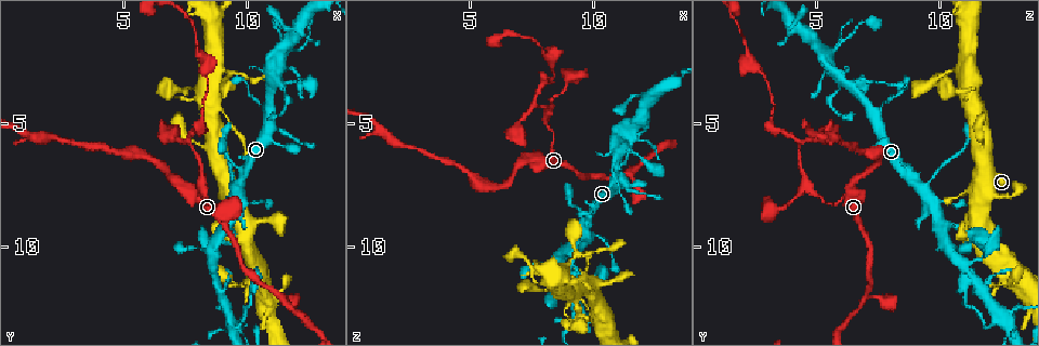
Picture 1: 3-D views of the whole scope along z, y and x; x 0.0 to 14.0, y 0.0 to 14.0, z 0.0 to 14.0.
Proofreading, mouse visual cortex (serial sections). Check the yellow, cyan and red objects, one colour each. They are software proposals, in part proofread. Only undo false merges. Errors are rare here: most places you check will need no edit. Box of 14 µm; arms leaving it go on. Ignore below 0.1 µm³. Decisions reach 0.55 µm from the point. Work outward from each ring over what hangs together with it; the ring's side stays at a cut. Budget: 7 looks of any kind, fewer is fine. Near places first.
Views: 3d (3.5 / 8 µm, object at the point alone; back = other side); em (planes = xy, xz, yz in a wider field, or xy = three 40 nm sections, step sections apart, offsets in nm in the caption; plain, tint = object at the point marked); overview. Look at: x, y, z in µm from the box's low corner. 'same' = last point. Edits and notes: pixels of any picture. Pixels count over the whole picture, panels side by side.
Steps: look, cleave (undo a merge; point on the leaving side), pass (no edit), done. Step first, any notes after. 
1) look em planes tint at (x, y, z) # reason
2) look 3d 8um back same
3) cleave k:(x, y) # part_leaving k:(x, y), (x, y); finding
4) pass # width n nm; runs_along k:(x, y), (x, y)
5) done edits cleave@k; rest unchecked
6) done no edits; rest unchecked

look 3d 8um at (7.6, 5.8, 4.2) # three arms meet

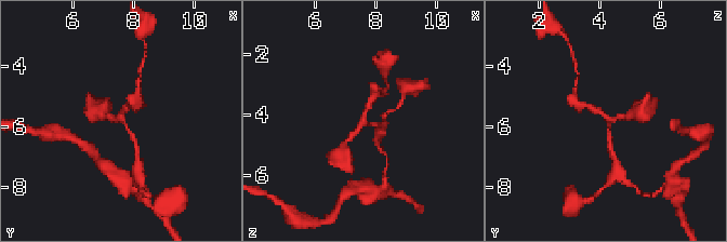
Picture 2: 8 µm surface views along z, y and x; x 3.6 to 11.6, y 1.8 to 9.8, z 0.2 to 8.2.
look em planes tint at (7.7, 5.7, 4.3) # arms 3; arm_widths 150, 200, 200 nm; shape alone is not enough

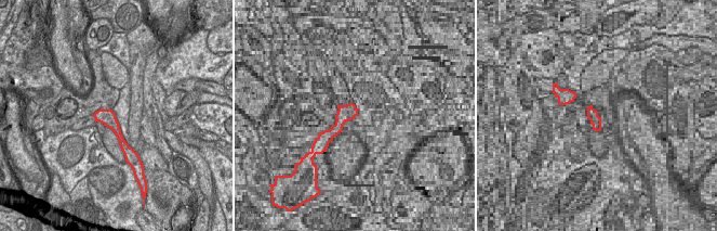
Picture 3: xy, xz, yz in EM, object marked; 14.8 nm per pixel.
pass # width 240 nm; runs_along 2:(611, 146), (606, 117), (583, 107); continuous, no second cell

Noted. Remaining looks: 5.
look 3d 3.5um back at (8.1, 1.9, 2.2) # sudden change in width

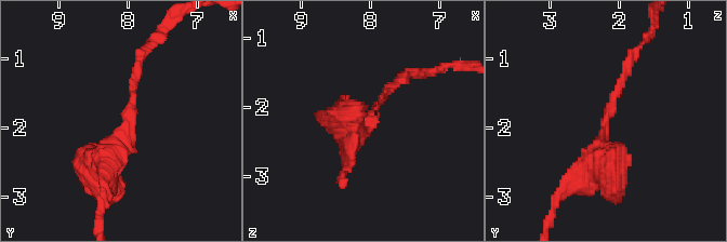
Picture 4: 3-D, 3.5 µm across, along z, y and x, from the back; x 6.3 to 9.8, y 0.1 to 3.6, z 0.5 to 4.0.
look em xy step 5 tint at (8.00, 2.00, 2.20) # arm_widths 100, 300 nm; shape alone is not enough

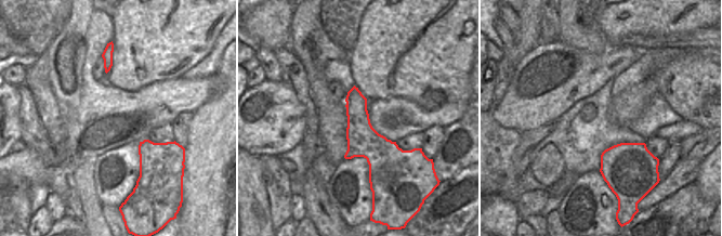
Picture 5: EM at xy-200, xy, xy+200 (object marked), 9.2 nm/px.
pass # runs_along 4:(571, 180), (602, 147), (626, 61); all the same cell

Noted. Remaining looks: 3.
look 3d 8um at (11.1, 3.3, 6.2) # two arms in line, one across

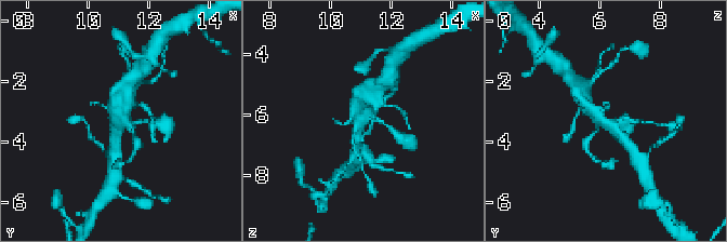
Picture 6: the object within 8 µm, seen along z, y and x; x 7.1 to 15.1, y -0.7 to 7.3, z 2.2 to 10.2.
look em xy step 1 tint at (11.1, 3.4, 6.2) # now the EM

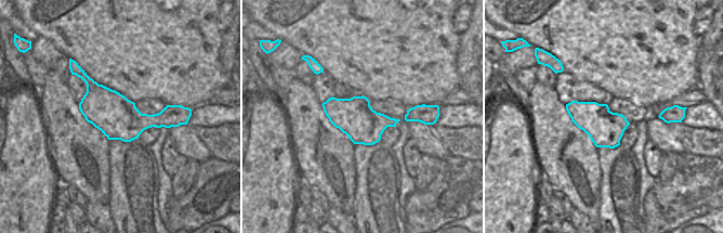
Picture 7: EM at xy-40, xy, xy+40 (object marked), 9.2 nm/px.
pass # width 360 nm; runs_along 6:(628, 144), (598, 119), (585, 99); continuous, no second cell

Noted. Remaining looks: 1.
done no edits; rest unchecked

